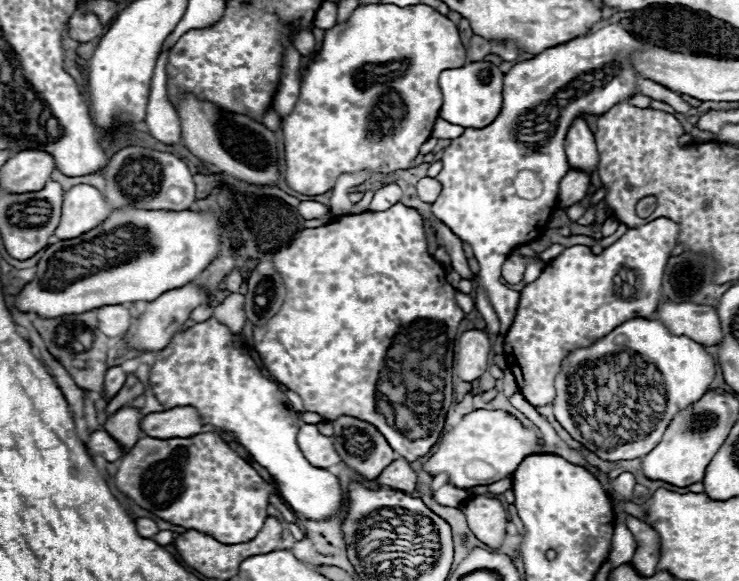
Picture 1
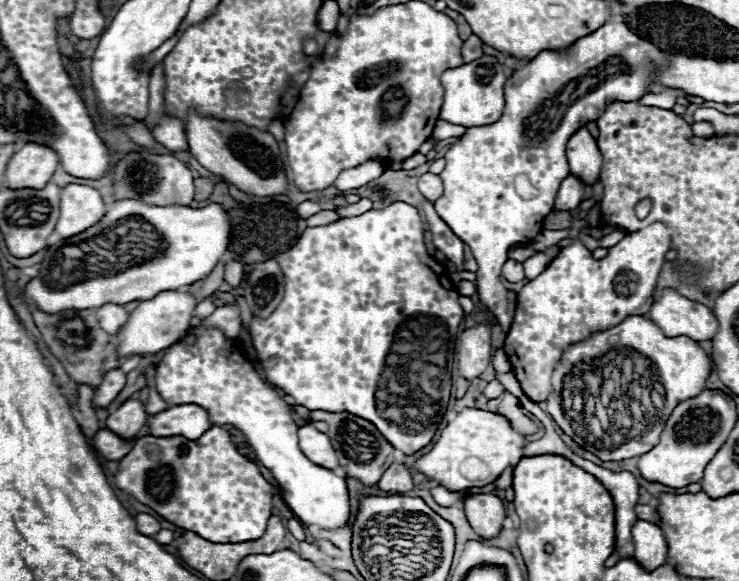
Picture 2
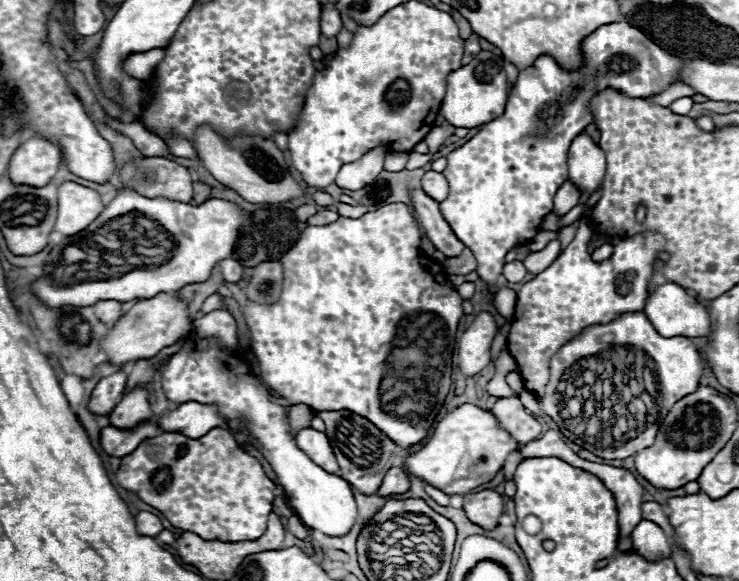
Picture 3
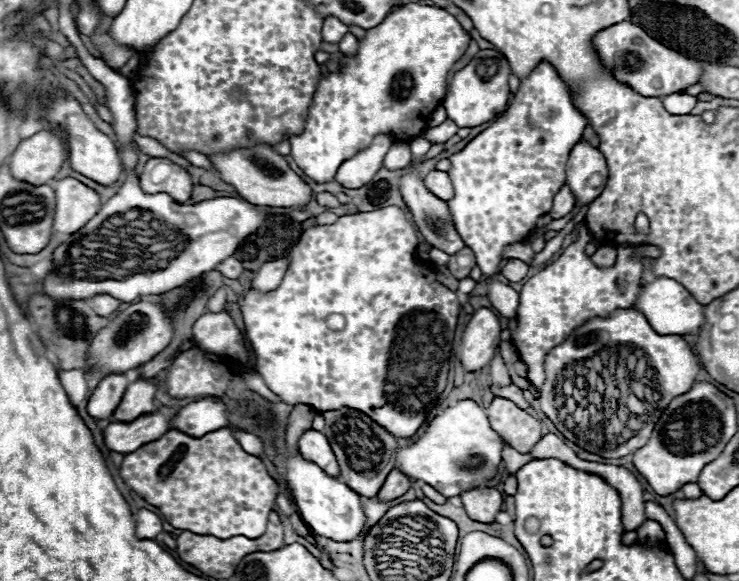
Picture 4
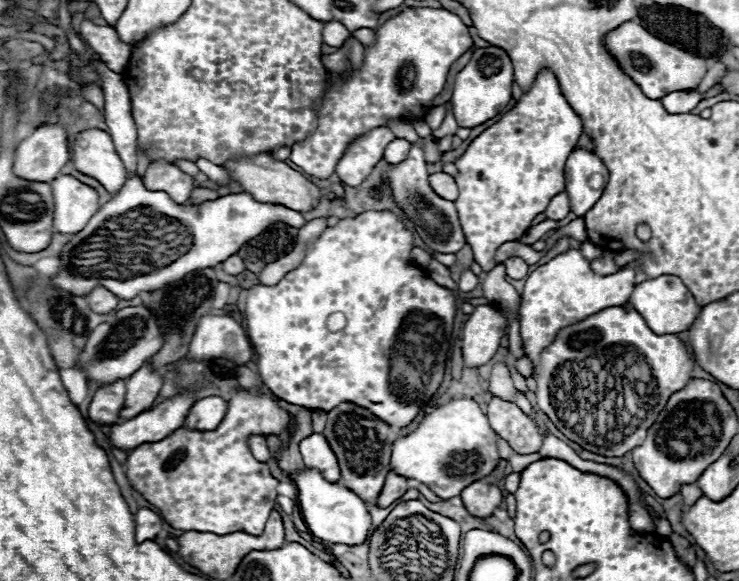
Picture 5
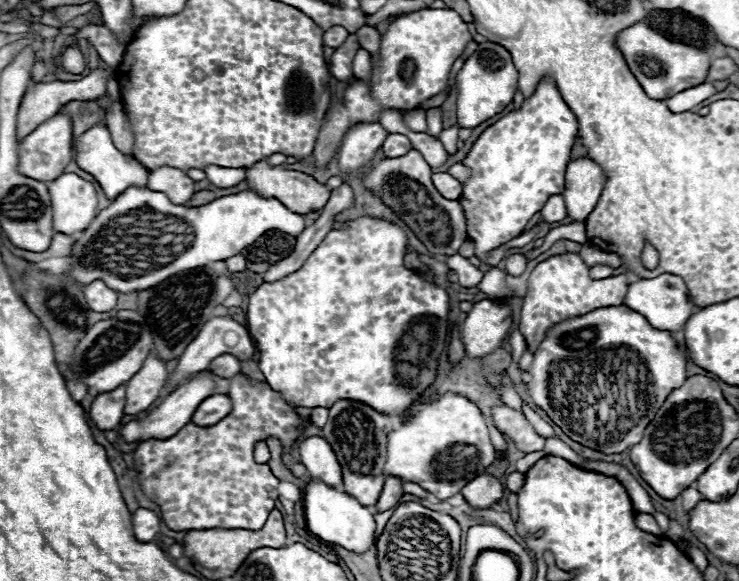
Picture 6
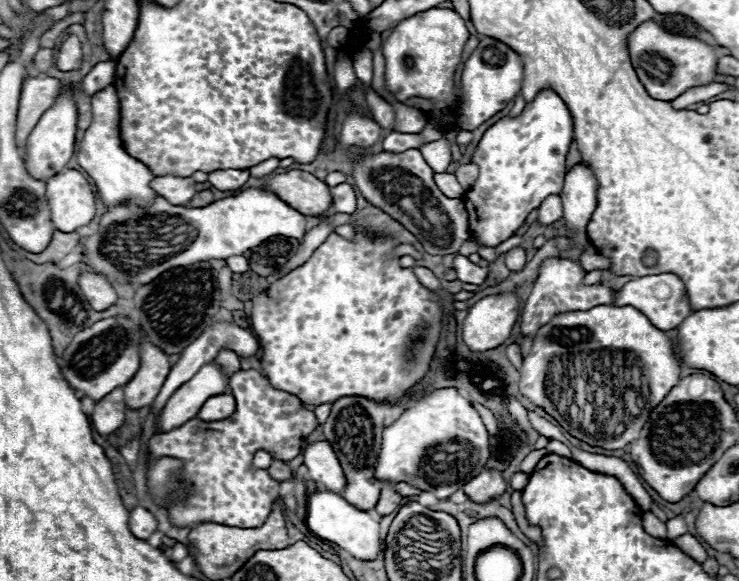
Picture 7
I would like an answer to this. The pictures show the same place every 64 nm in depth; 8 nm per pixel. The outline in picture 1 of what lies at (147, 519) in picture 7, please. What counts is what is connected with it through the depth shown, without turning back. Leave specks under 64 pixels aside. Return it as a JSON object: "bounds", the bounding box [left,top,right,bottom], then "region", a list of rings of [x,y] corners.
{"bounds":[136,518,160,538],"region":[[[138,518],[136,520],[136,528],[138,528],[138,534],[142,538],[152,538],[156,532],[160,532],[158,526],[156,526],[156,522],[150,520],[150,518]]]}

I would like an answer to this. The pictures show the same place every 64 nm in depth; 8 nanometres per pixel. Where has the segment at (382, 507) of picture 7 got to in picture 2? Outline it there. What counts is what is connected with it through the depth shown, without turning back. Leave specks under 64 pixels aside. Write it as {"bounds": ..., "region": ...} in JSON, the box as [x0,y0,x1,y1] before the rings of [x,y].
{"bounds":[378,464,414,494],"region":[[[392,464],[380,478],[378,482],[380,490],[384,492],[398,492],[398,494],[404,494],[408,490],[414,488],[414,482],[412,482],[412,474],[408,472],[408,468],[404,464]]]}

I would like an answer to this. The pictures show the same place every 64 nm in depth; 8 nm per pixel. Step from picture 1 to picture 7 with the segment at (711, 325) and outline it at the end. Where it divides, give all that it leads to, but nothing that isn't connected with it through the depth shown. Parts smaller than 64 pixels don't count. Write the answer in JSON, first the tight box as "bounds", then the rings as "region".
{"bounds":[616,274,692,330],"region":[[[656,274],[656,276],[642,276],[642,278],[634,278],[628,284],[622,286],[622,290],[618,292],[618,300],[616,306],[634,306],[636,310],[640,310],[644,316],[648,316],[648,320],[658,328],[658,330],[674,330],[678,328],[684,318],[688,318],[692,314],[688,296],[686,296],[686,288],[684,282],[676,276],[676,274]]]}

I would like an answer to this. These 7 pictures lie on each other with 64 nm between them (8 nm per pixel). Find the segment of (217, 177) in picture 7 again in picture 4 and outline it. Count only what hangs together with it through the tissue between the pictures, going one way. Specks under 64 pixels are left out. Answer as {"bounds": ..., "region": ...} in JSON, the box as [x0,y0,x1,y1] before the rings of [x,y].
{"bounds":[182,150,210,170],"region":[[[188,150],[188,152],[184,152],[184,154],[182,154],[182,158],[186,158],[188,162],[192,162],[194,166],[200,166],[200,168],[210,170],[210,160],[208,160],[208,156],[204,156],[204,154],[200,154],[200,152]]]}

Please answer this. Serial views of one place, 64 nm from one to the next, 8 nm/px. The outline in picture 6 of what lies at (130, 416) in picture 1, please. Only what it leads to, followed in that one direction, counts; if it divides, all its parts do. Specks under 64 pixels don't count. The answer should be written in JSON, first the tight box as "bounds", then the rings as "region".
{"bounds":[124,356,166,414],"region":[[[148,356],[148,360],[144,360],[140,372],[136,372],[136,376],[132,376],[126,382],[126,408],[124,414],[136,414],[136,412],[144,412],[162,392],[164,384],[166,384],[166,362],[164,360],[156,360],[156,356]]]}

